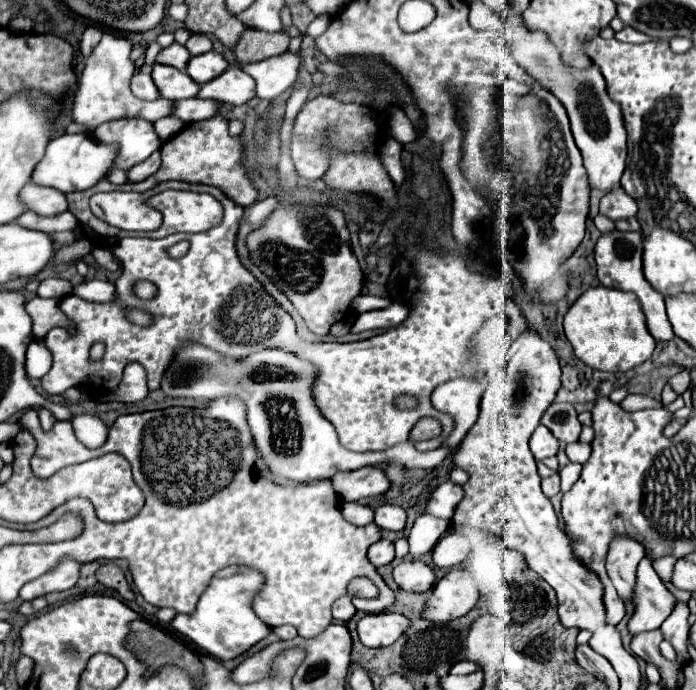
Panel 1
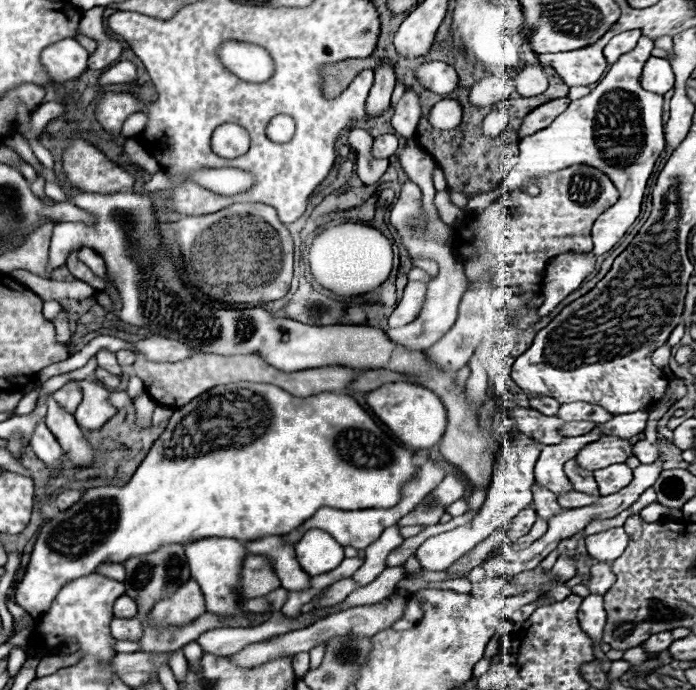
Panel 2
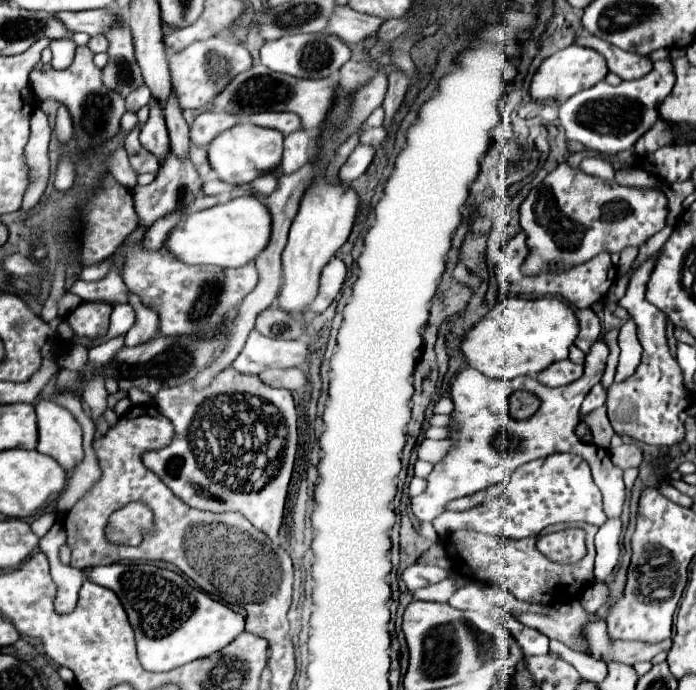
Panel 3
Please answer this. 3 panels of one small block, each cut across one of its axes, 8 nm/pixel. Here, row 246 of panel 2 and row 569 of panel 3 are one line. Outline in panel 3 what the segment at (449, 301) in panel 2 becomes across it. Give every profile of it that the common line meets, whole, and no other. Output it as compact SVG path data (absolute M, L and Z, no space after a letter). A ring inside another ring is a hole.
M412 564L402 574L402 578L404 578L404 582L406 582L406 586L408 586L410 592L414 592L416 588L422 588L422 586L430 586L430 584L442 582L448 576L450 576L448 568L426 566L426 564Z

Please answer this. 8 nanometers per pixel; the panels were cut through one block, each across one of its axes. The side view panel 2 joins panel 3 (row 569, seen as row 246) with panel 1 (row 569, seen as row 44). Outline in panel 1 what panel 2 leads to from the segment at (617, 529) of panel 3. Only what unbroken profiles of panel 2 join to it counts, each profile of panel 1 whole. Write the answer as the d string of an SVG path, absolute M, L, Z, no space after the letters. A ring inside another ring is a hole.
M648 556L638 562L636 586L632 596L634 612L628 620L630 634L640 634L660 628L660 624L670 614L670 604L674 604L674 594L662 584L652 568Z

